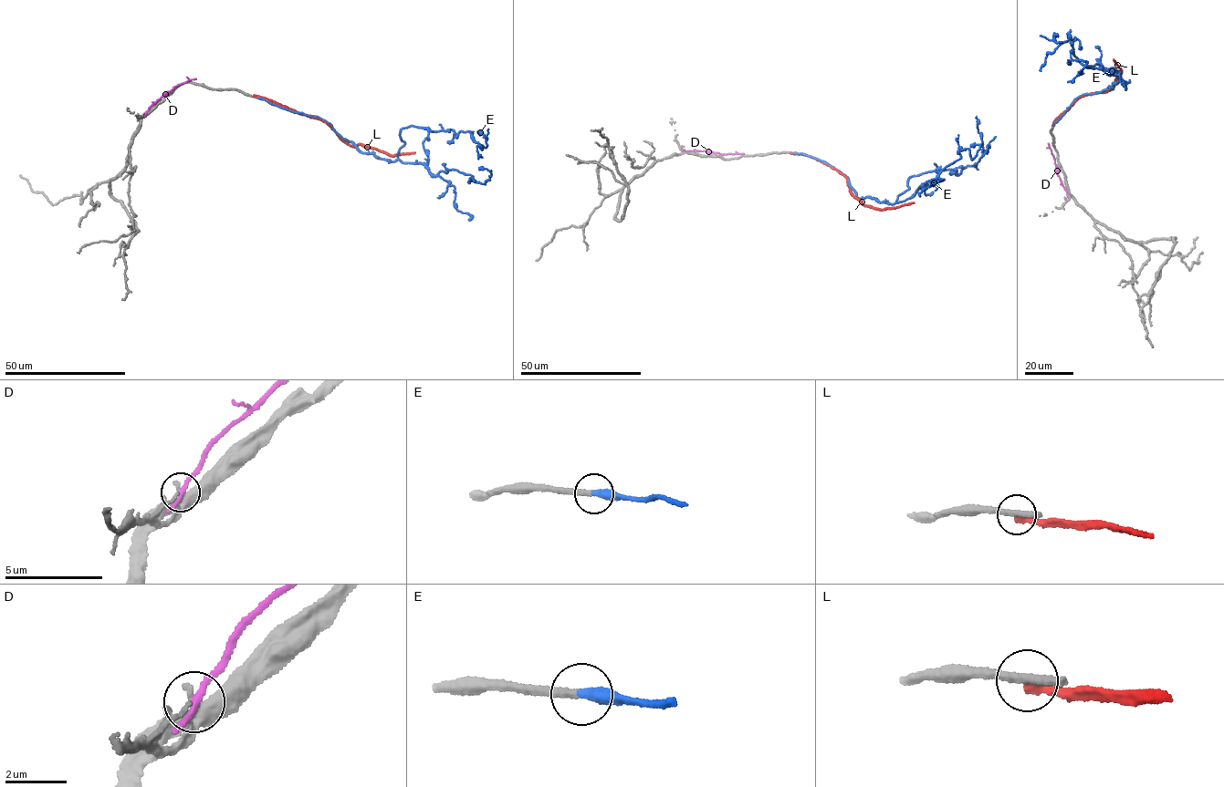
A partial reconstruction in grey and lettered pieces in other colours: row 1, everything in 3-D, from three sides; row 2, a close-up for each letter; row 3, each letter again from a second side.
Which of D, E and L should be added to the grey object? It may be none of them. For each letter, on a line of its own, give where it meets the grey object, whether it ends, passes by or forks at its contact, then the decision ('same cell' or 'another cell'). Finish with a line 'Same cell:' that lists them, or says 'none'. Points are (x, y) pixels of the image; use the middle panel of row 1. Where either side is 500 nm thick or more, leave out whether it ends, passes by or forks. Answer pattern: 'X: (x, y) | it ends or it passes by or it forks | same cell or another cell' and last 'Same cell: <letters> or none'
D: (684, 150) | it ends | another cell
E: (793, 152) | it ends | same cell
L: (790, 152) | it ends | another cell
Same cell: E

